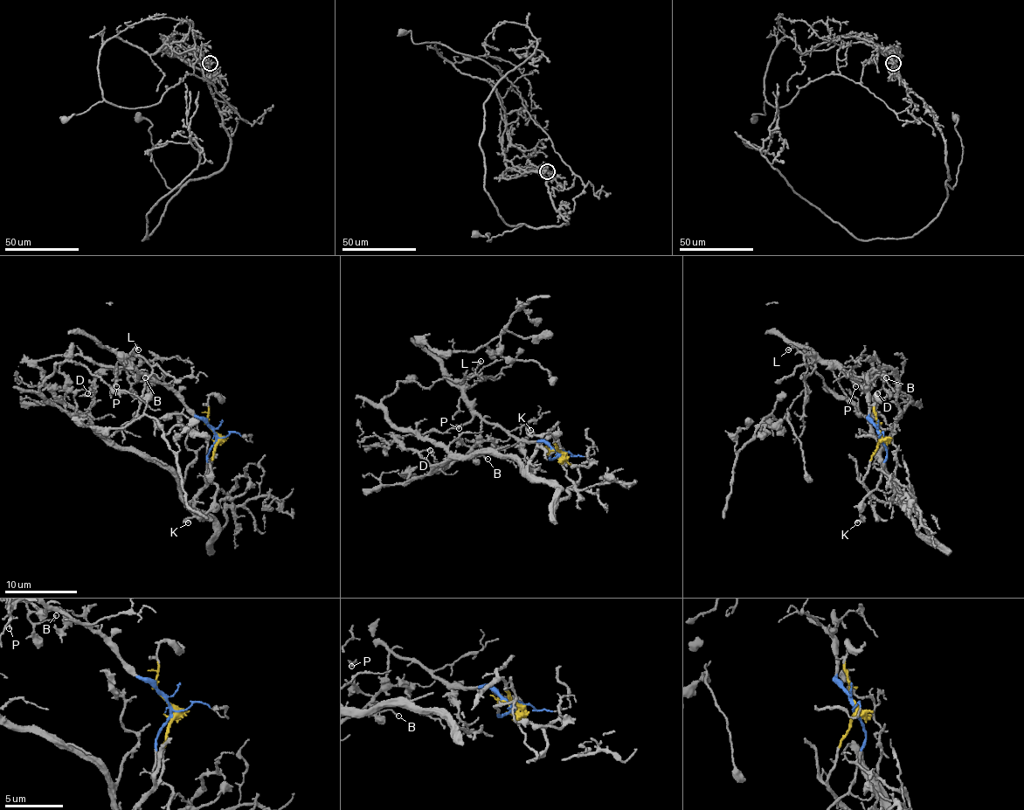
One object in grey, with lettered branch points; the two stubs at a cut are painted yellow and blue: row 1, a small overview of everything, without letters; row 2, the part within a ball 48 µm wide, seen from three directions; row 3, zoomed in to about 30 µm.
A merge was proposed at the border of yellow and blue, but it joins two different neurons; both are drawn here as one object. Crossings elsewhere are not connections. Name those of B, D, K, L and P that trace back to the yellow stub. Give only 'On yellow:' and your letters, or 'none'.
On yellow: B, D

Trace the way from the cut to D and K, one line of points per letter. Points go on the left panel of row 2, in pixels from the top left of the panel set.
D: (215, 434), (210, 481), (184, 501), (173, 476), (108, 441), (90, 420), (88, 393)
K: (215, 434), (215, 444), (208, 454), (206, 476), (217, 487), (217, 496), (204, 514), (186, 517), (188, 523)

